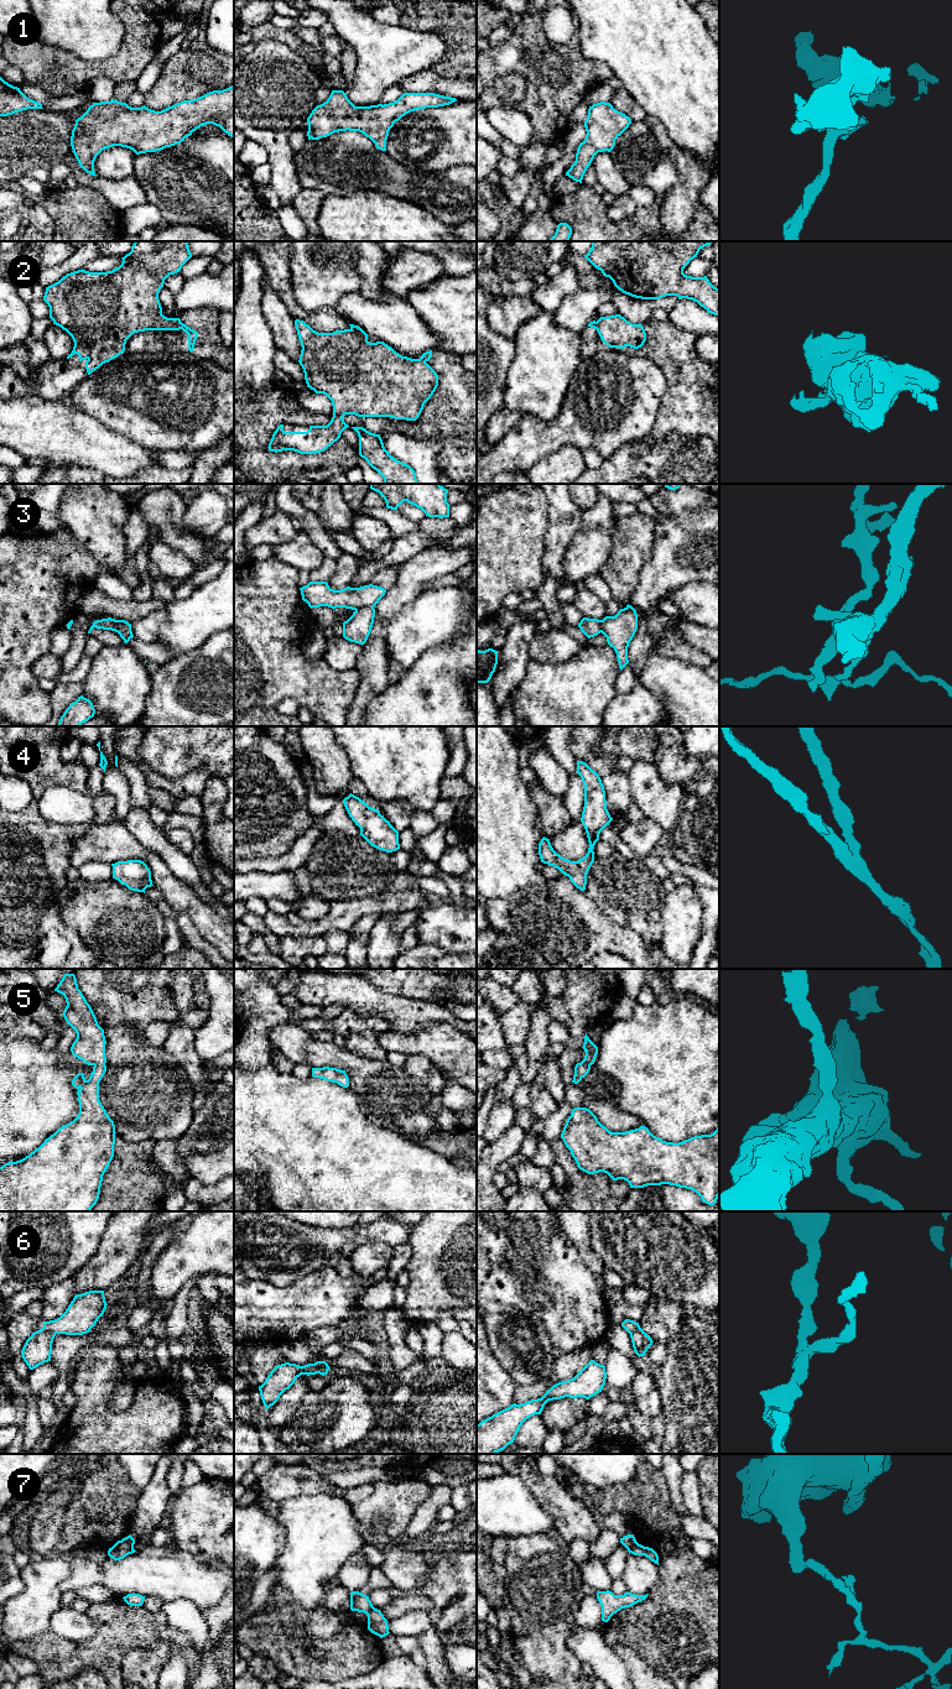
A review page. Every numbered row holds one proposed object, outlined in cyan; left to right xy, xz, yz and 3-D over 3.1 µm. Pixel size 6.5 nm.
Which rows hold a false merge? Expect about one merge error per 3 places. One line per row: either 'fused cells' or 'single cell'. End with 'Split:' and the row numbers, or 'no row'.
1: single cell
2: fused cells
3: fused cells
4: single cell
5: single cell
6: fused cells
7: fused cells
Split: 2, 3, 6, 7

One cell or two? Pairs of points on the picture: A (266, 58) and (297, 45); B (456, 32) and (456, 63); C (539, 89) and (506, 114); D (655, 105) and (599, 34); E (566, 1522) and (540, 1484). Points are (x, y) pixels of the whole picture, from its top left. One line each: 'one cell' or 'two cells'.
A: two cells
B: one cell
C: two cells
D: one cell
E: one cell

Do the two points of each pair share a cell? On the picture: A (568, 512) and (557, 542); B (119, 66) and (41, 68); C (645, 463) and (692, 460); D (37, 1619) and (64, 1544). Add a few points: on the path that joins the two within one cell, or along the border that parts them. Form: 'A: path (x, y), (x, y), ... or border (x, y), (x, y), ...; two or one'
A: path (565, 520), (558, 535); one
B: path (99, 68), (82, 72), (61, 72); one
C: path (656, 463), (681, 463); one
D: border (72, 1549), (58, 1549), (55, 1552); two

